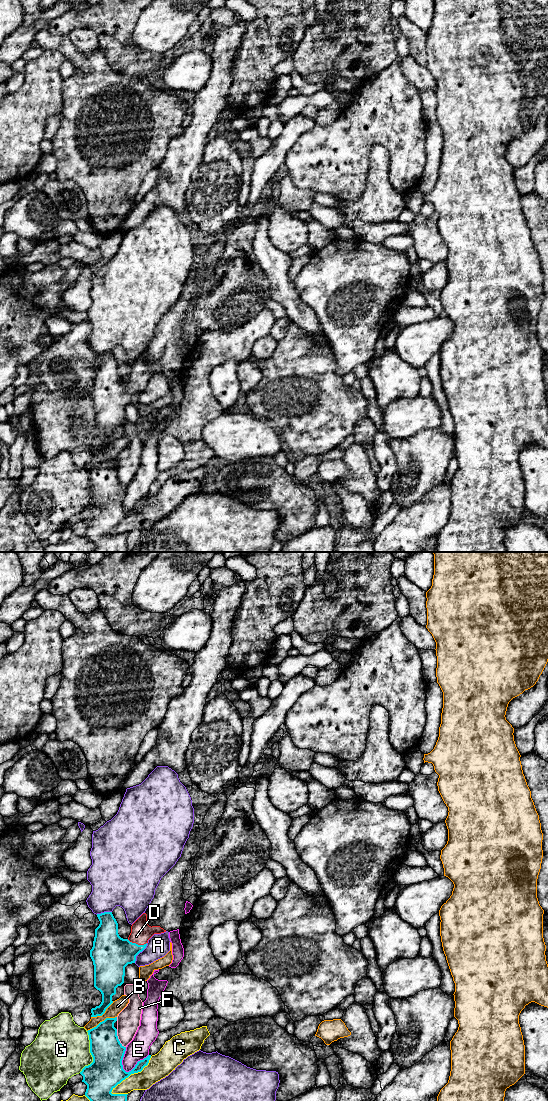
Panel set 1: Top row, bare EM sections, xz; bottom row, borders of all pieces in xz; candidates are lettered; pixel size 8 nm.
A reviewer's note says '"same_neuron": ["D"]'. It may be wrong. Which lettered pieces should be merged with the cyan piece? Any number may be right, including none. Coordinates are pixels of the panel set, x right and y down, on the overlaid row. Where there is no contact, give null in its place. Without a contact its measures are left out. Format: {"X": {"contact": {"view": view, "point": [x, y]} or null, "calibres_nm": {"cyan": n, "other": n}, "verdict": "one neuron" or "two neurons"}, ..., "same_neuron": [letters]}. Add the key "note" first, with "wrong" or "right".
{"note": "right", "A": {"contact": {"view": "xz", "point": [139, 952]}, "calibres_nm": {"cyan": 300, "other": 180}, "verdict": "two neurons"}, "B": {"contact": {"view": "xz", "point": [102, 1021]}, "calibres_nm": {"cyan": 260, "other": 100}, "verdict": "two neurons"}, "C": {"contact": {"view": "xz", "point": [132, 1073]}, "calibres_nm": {"cyan": 280, "other": 200}, "verdict": "two neurons"}, "D": {"contact": {"view": "xz", "point": [137, 944]}, "calibres_nm": {"cyan": 300, "other": 170}, "verdict": "one neuron"}, "E": {"contact": {"view": "xz", "point": [135, 1065]}, "calibres_nm": {"cyan": 280, "other": 170}, "verdict": "two neurons"}, "F": {"contact": {"view": "xz", "point": [117, 1038]}, "calibres_nm": {"cyan": 260, "other": 190}, "verdict": "two neurons"}, "G": {"contact": {"view": "xz", "point": [90, 1052]}, "calibres_nm": {"cyan": 280, "other": 460}, "verdict": "two neurons"}, "same_neuron": ["D"]}

